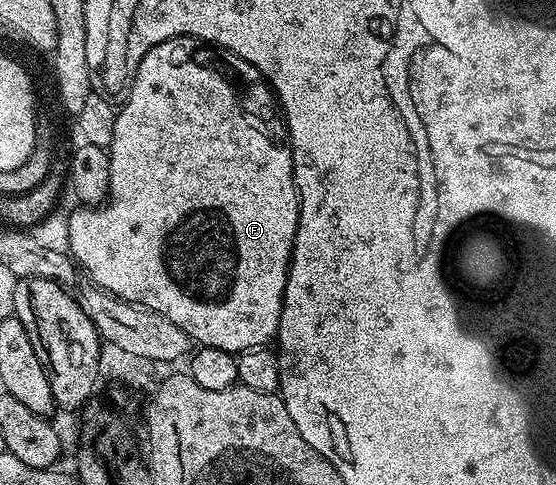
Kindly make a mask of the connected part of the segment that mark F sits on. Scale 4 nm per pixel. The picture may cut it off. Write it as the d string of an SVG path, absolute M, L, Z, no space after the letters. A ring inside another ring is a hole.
M177 35L174 39L157 43L139 61L137 71L132 75L129 96L121 103L113 121L113 136L107 149L111 165L109 197L96 207L78 206L78 211L69 219L68 254L84 274L85 271L89 274L88 282L92 286L101 287L126 303L136 303L138 307L159 313L167 317L167 321L175 321L175 325L179 325L194 344L234 353L263 347L276 340L289 276L289 260L293 257L293 242L301 221L301 205L297 201L297 186L293 180L289 128L269 84L258 81L260 79L259 69L247 61L237 55L222 53L216 46L191 35Z

